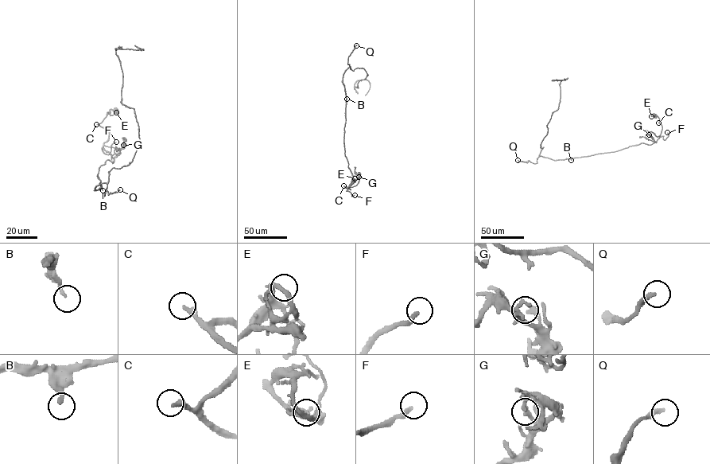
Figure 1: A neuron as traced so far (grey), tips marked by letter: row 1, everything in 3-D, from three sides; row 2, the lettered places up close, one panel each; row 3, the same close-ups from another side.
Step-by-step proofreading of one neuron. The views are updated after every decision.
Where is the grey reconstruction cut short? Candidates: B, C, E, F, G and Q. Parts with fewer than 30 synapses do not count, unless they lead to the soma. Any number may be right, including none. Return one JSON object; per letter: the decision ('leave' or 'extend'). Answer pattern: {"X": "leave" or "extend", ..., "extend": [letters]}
{"B": "leave", "C": "extend", "E": "leave", "F": "leave", "G": "leave", "Q": "extend", "extend": ["C", "Q"]}

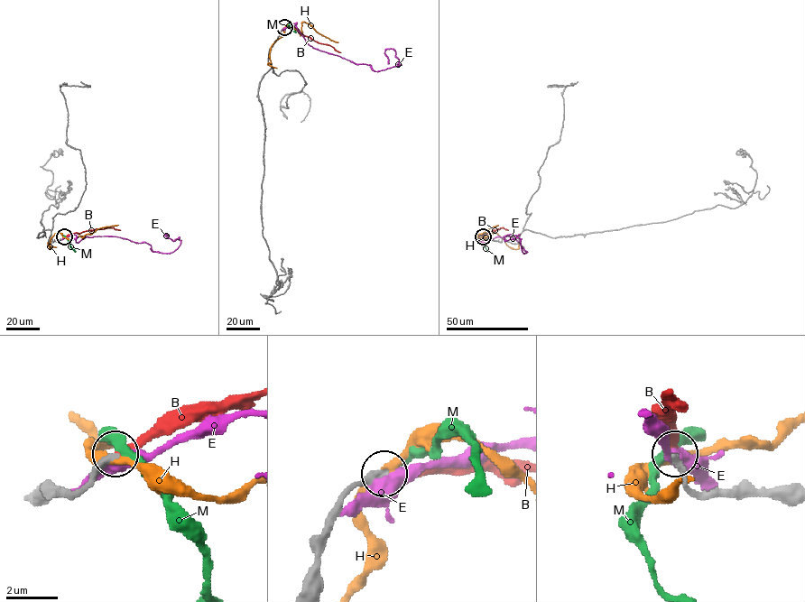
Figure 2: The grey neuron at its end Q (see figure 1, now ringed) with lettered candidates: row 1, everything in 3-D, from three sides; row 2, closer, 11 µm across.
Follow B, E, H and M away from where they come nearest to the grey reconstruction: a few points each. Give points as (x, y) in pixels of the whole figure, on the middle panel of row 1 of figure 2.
B: (284, 27), (296, 27), (305, 36), (330, 45), (340, 52)
E: (284, 27), (296, 23), (315, 48), (369, 64), (375, 71), (401, 64), (393, 49), (384, 51), (388, 64)
H: (284, 27), (291, 25), (300, 33), (302, 23), (305, 22), (320, 34), (338, 42)
M: (284, 27), (290, 24), (296, 32)

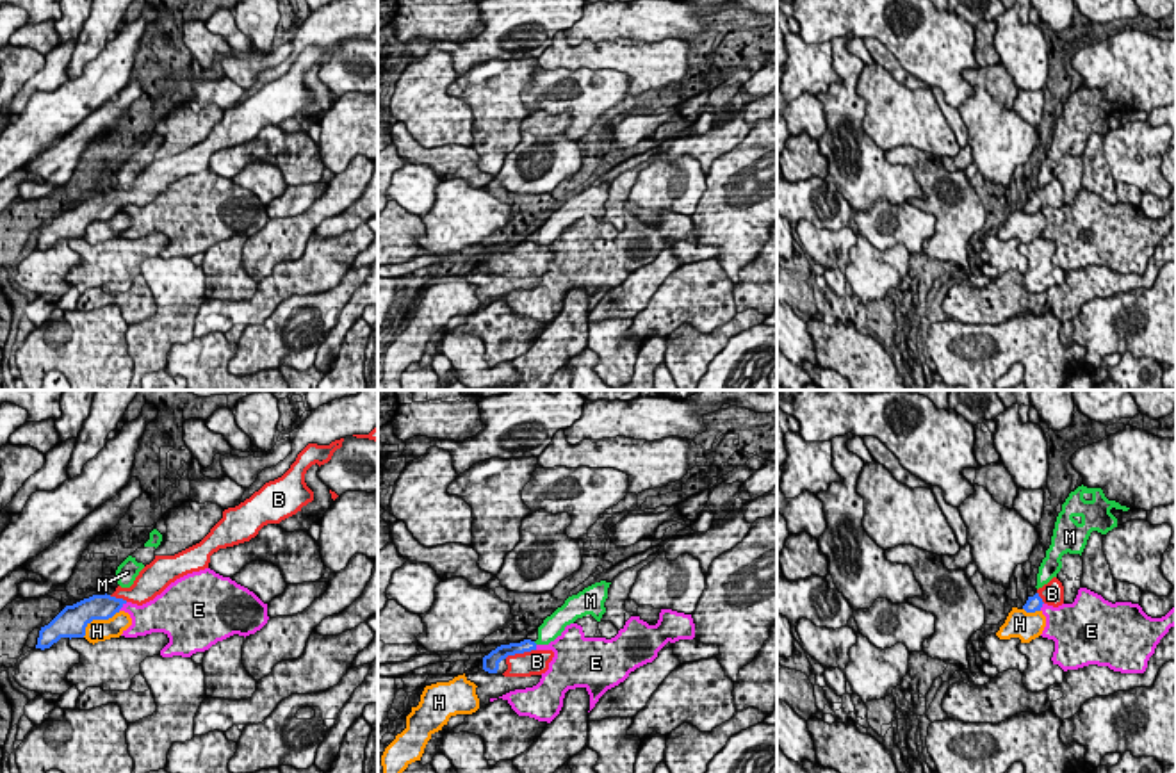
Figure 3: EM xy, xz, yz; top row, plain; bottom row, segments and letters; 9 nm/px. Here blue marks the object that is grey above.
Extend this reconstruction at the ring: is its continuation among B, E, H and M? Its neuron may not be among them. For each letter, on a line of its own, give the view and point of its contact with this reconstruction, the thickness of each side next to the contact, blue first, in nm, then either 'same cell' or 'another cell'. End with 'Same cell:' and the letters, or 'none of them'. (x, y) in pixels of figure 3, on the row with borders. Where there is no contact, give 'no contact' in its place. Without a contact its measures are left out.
B: contact xz (519, 652); calibres 140 and 220 nm; same cell
E: contact xy (122, 606); calibres 220 and 260 nm; another cell
H: contact xy (98, 618); calibres 280 and 190 nm; another cell
M: no contact; another cell
Same cell: B

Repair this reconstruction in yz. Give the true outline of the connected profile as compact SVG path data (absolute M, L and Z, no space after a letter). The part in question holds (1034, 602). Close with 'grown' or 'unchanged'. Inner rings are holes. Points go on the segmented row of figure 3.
M1053 577L1048 584L1039 588L1033 597L1028 597L1023 609L1026 613L1035 613L1035 611L1041 611L1044 604L1053 607L1058 607L1064 604L1064 586L1057 577Z | grown

